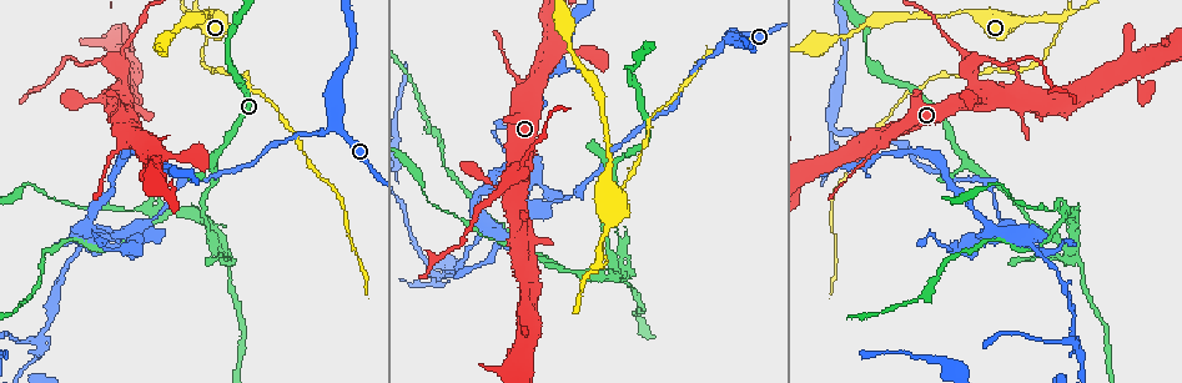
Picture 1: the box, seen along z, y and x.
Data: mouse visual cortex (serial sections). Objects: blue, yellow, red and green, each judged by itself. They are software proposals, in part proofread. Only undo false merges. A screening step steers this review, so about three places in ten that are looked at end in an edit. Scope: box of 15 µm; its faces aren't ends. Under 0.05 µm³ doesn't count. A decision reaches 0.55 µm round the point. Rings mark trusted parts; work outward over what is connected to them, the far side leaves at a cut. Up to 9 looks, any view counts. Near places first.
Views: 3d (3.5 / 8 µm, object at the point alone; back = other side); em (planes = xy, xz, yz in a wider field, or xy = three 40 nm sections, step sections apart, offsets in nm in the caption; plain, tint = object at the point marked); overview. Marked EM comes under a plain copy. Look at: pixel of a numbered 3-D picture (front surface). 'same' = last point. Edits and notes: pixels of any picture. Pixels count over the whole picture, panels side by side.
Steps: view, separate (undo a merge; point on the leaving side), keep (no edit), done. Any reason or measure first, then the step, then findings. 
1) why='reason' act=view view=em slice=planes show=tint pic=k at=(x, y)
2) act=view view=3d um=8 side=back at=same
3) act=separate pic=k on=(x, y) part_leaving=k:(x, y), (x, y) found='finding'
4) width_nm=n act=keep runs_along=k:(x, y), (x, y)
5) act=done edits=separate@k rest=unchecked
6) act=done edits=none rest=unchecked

why='branch point' act=view view=3d um=3.5 pic=1 at=(1059, 22)

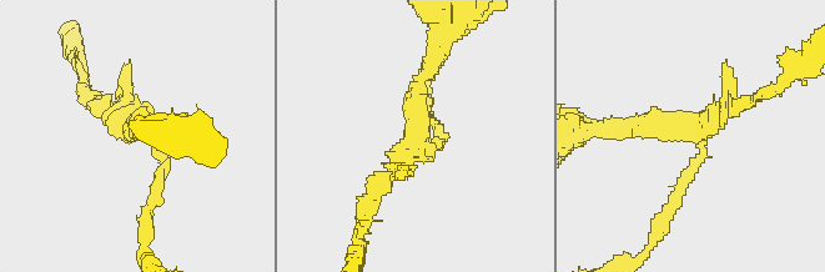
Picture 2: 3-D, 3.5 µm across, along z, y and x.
why='need the tissue' act=view view=em slice=xy step=1 show=tint pic=2 at=(416, 139)

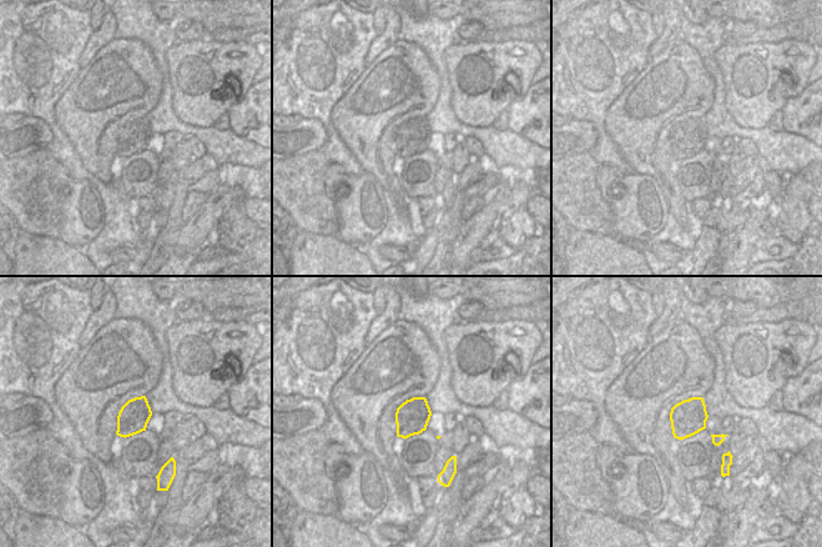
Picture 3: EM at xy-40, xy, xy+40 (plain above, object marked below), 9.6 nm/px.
act=view view=em slice=xy step=5 show=tint at=same

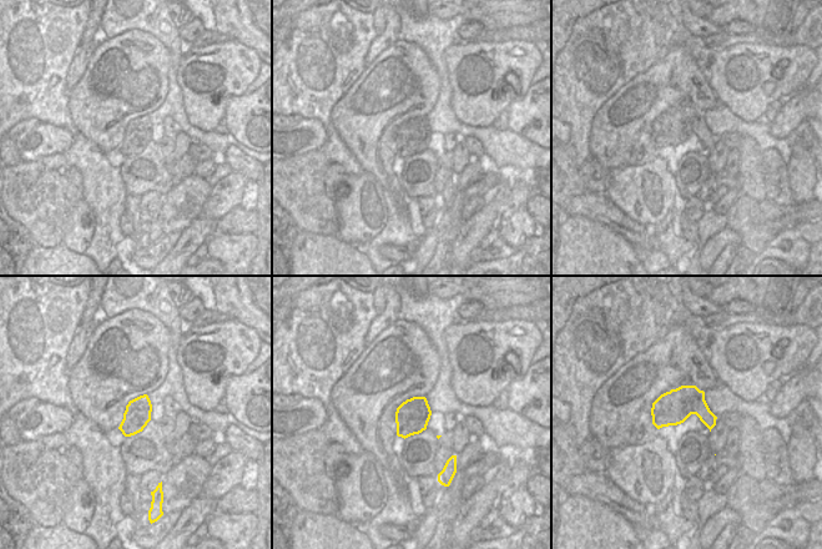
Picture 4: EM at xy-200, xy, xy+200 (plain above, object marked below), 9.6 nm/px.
act=keep runs_along=2:(620, 129), (700, 129), (682, 190) found='continuous, no second cell'

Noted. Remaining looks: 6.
why='abrupt turn' act=view view=3d um=3.5 pic=1 at=(113, 62)

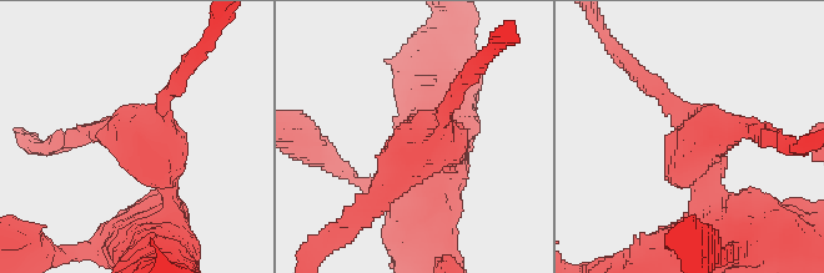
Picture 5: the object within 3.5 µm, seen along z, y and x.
arms=3 arm_widths_nm=200,250,400 act=view view=em slice=xy step=3 show=tint pic=5 at=(709, 138)

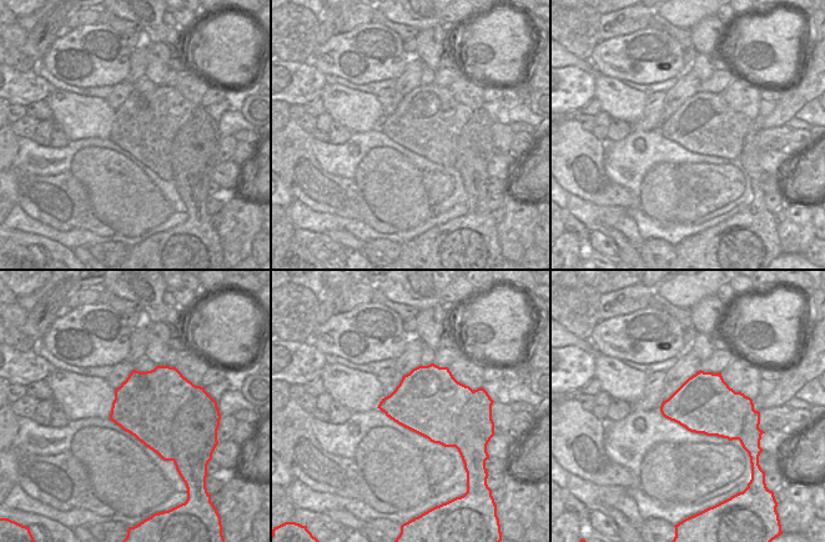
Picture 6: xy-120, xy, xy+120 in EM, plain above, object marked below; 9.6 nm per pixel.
act=separate pic=5 on=(687, 124) part_leaving=5:(702, 145), (727, 129), (782, 145) found='a second cell is stuck on'

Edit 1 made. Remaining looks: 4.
act=view view=overview

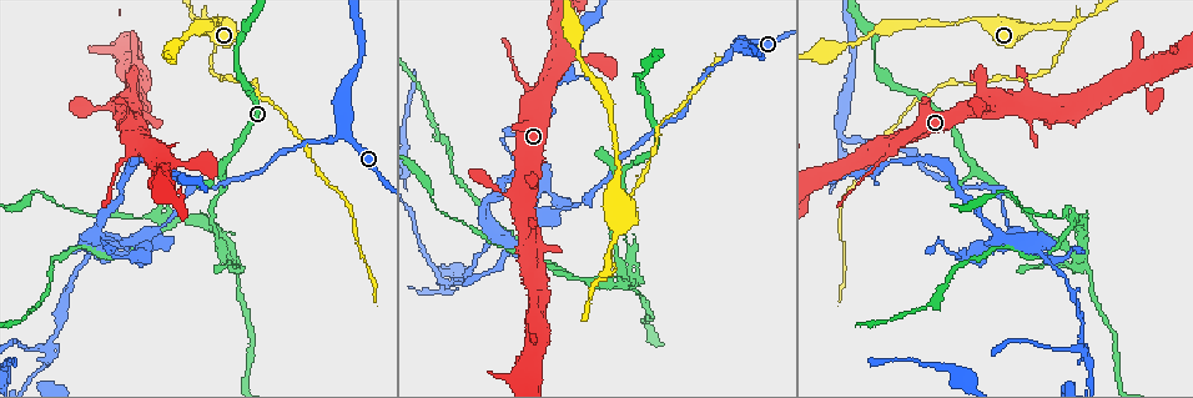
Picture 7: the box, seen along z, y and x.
why='four arms meet' act=view view=3d um=3.5 pic=7 at=(626, 279)

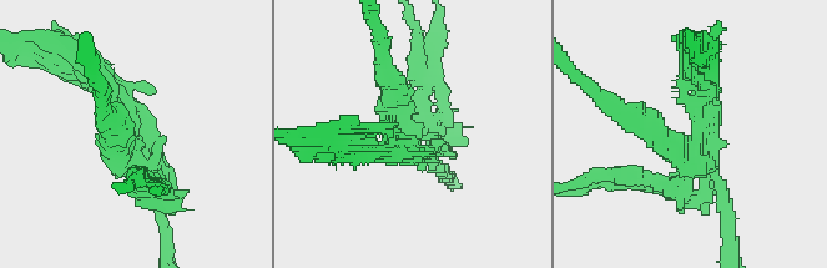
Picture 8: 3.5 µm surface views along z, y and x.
act=view view=em slice=planes show=tint pic=8 at=(411, 142)

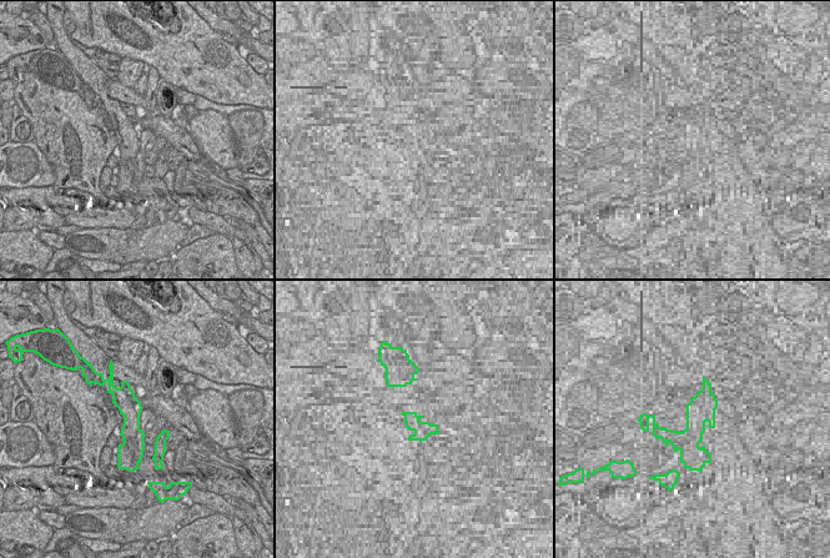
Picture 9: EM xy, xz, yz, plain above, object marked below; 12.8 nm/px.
act=separate pic=8 on=(440, 101) part_leaving=8:(409, 142), (379, 152), (333, 148) found='a second cell is stuck on'

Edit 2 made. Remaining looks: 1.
act=done edits=separate@5,separate@8 rest=unchecked

